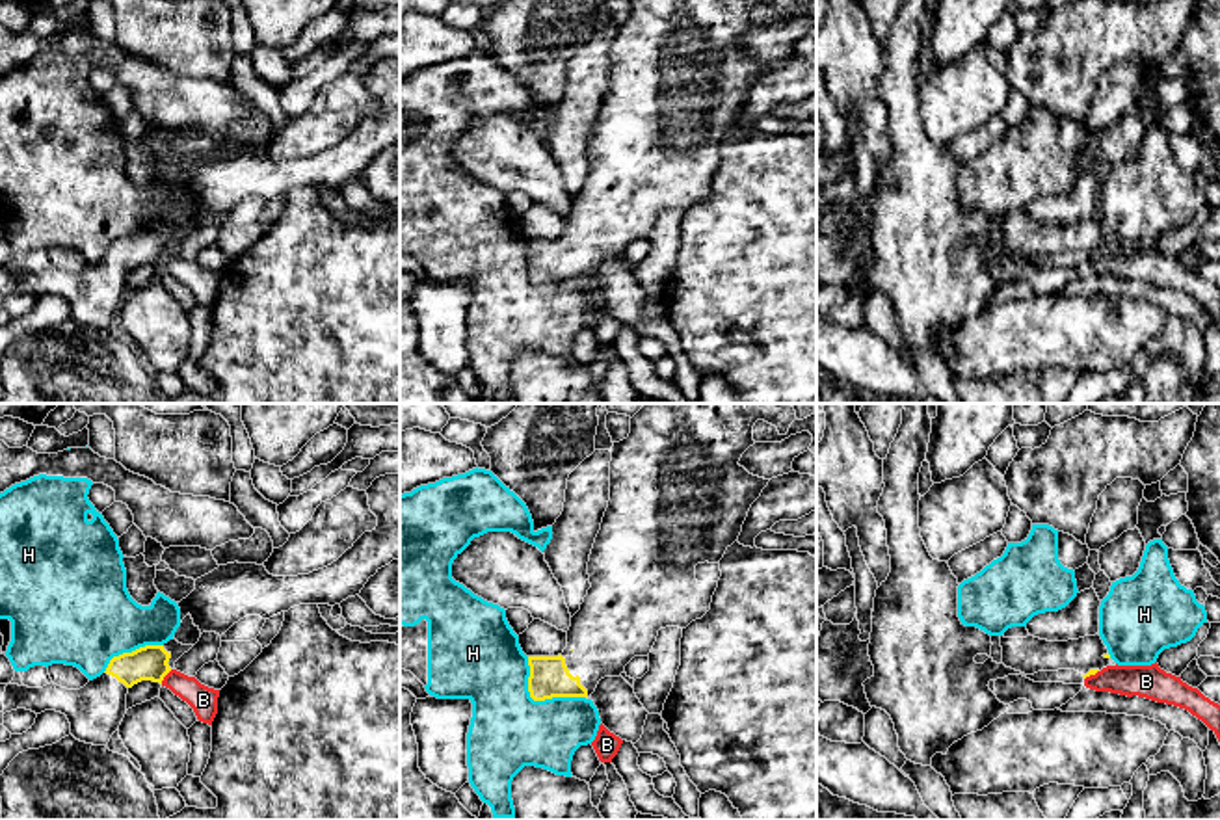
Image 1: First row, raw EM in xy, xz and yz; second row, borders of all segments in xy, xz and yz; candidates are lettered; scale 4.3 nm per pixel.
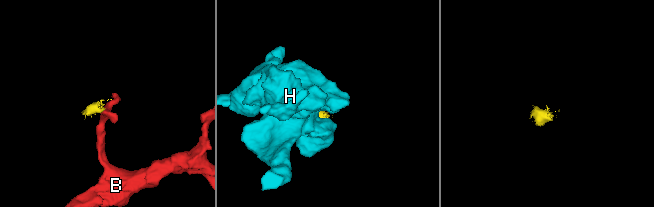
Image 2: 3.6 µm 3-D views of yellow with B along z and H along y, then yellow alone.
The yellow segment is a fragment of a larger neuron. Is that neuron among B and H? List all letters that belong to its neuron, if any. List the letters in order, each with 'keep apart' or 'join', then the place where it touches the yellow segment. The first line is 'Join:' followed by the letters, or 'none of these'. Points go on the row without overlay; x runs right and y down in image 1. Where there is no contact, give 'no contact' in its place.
Join: none of these
B: keep apart; contact xy (164, 259)
H: keep apart; contact xz (538, 283)

